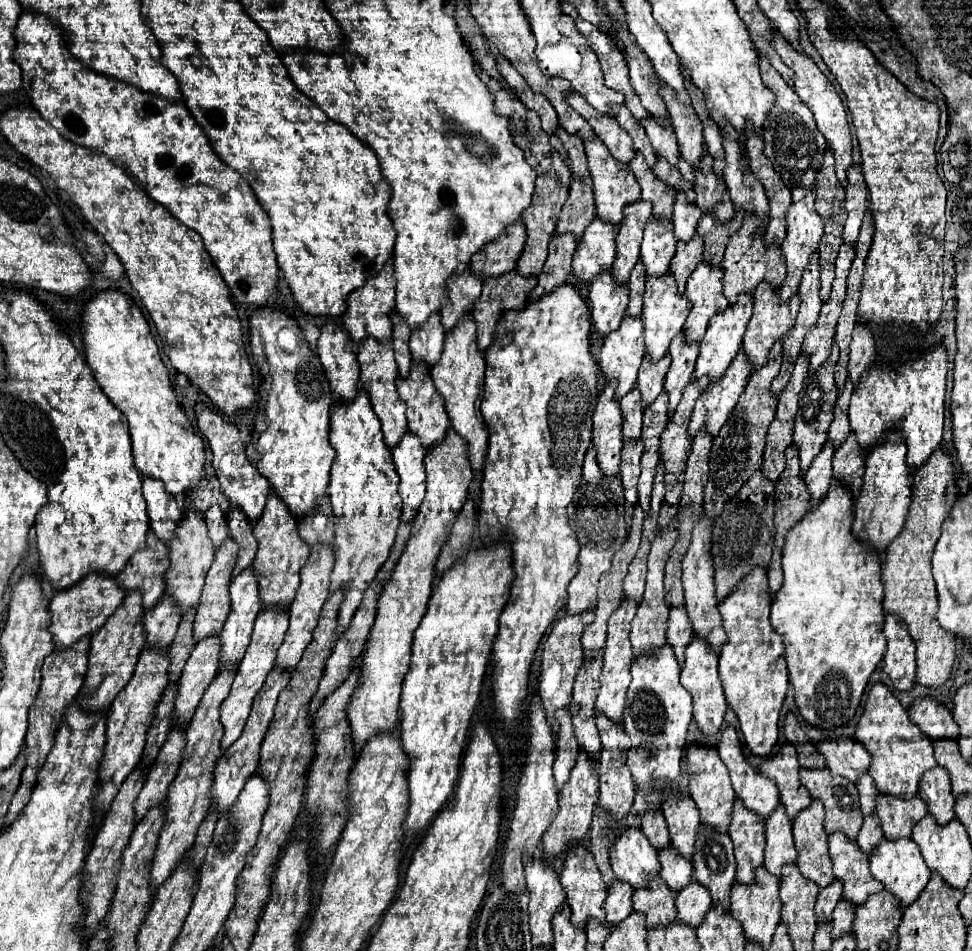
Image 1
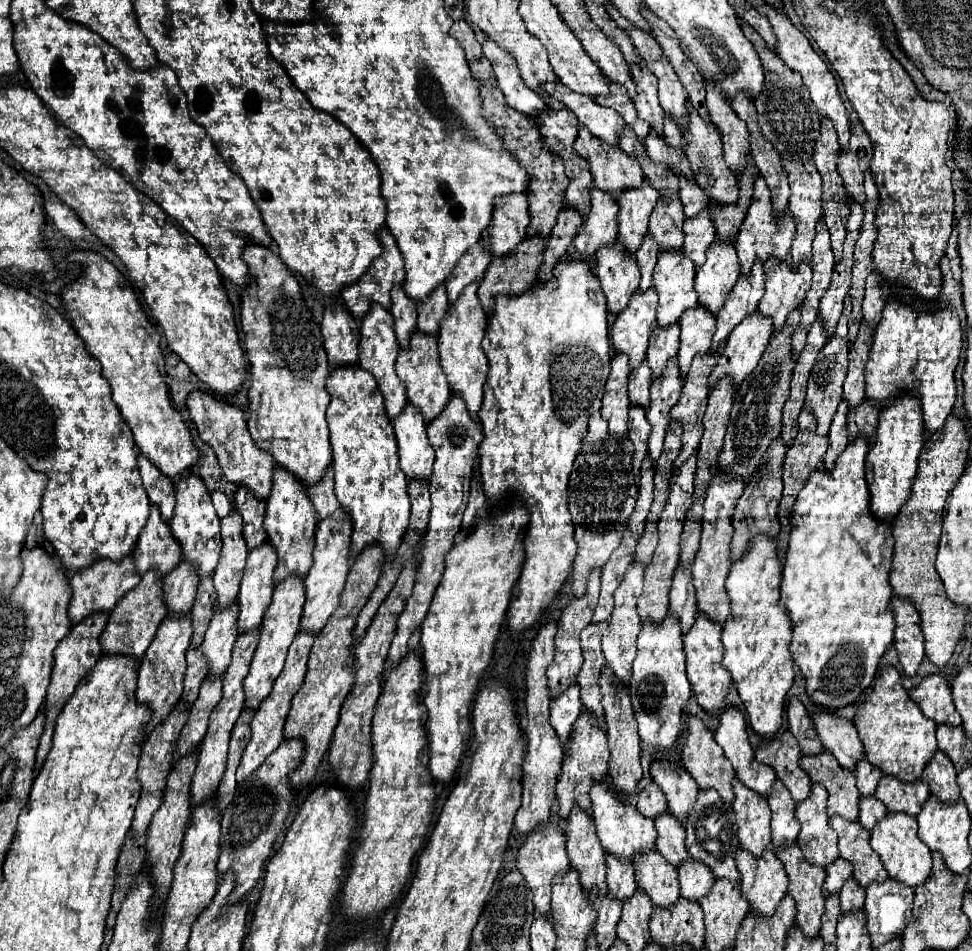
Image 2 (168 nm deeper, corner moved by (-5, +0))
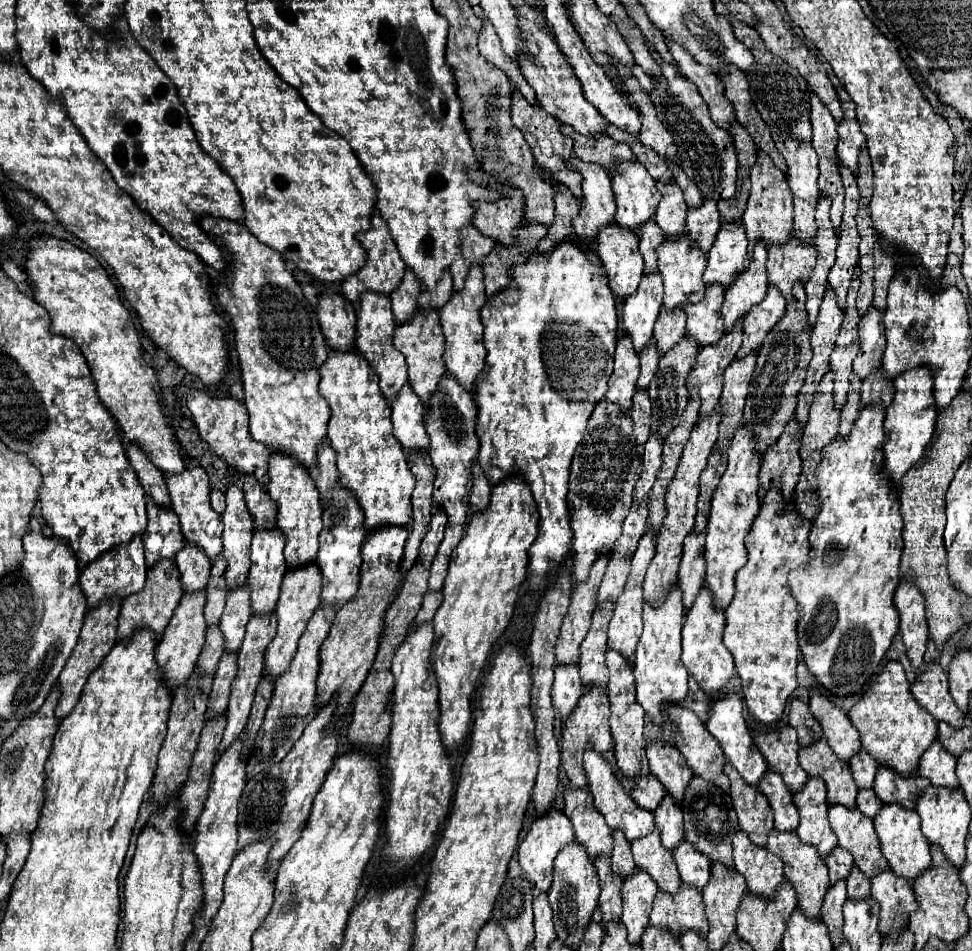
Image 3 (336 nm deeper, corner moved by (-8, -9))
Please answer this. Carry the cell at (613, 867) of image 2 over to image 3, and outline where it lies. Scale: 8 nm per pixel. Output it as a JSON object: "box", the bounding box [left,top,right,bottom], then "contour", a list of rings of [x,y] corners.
{"box":[612,831,634,877],"contour":[[[612,831],[614,833],[614,851],[612,851],[612,873],[626,877],[634,871],[634,859],[630,851],[630,843],[624,841],[624,833]]]}

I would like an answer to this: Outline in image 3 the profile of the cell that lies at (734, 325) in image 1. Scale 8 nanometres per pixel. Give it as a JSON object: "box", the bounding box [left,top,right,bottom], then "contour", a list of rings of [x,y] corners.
{"box":[722,241,768,331],"contour":[[[758,241],[748,269],[744,269],[744,273],[740,273],[740,277],[736,277],[732,285],[726,289],[724,305],[722,305],[722,317],[724,317],[726,331],[730,331],[734,321],[744,317],[752,305],[760,303],[766,297],[766,289],[768,289],[766,243]]]}

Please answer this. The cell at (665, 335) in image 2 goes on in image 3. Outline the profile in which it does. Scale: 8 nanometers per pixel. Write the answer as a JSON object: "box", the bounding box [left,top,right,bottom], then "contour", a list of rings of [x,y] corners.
{"box":[654,307,684,355],"contour":[[[662,307],[654,325],[654,337],[660,355],[672,349],[672,345],[684,337],[684,309],[672,309],[672,313],[668,313],[668,309]]]}

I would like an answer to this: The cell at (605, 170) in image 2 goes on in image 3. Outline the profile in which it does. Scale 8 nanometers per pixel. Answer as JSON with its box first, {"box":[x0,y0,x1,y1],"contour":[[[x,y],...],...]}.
{"box":[560,124,634,169],"contour":[[[566,124],[560,125],[560,131],[563,135],[570,135],[574,139],[574,155],[582,161],[600,163],[602,167],[610,169],[610,165],[616,160],[634,160],[629,145],[612,141],[606,133],[602,133],[600,137],[584,137]]]}

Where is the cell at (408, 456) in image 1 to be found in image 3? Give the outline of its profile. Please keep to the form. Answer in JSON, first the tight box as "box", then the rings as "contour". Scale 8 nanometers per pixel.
{"box":[392,383,428,453],"contour":[[[406,383],[400,393],[392,399],[392,425],[394,425],[394,435],[402,443],[402,447],[412,453],[416,451],[426,451],[428,449],[428,435],[424,429],[424,413],[426,407],[412,393],[412,387]]]}

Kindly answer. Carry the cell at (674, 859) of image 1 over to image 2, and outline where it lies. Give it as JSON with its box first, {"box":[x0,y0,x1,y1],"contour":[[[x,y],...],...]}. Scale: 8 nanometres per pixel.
{"box":[655,812,689,868],"contour":[[[665,812],[659,820],[655,820],[657,828],[657,852],[675,868],[679,868],[685,860],[689,860],[689,852],[685,848],[685,828]]]}

